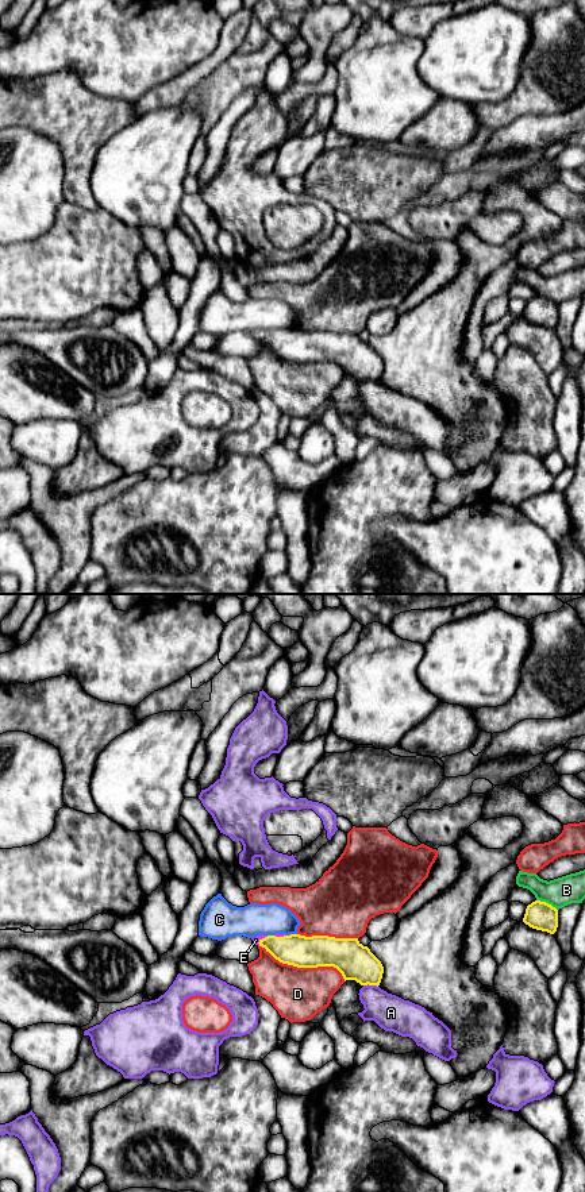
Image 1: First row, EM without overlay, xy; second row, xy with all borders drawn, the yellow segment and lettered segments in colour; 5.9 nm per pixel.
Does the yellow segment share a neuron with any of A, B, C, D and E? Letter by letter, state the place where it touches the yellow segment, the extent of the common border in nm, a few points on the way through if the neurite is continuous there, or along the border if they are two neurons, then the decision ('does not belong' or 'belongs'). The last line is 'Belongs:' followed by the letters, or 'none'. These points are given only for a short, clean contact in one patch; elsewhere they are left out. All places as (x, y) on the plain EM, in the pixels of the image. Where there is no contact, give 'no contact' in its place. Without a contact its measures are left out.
A: contact xy (370, 380); length 90 nm; does not belong
B: contact xy (547, 299); length 140 nm; does not belong
C: contact xy (272, 331); length 50 nm; does not belong
D: contact xy (304, 362); length 550 nm; does not belong
E: contact xy (261, 335); length 90 nm; way xy (299, 346), (285, 344), (261, 335), (256, 335); belongs
Belongs: E

